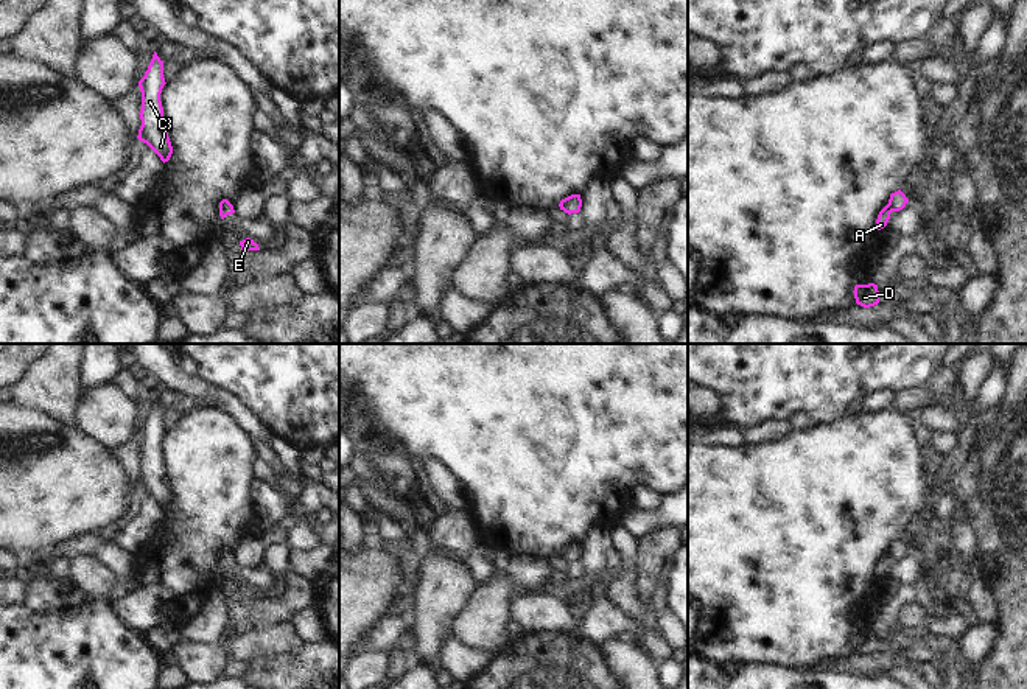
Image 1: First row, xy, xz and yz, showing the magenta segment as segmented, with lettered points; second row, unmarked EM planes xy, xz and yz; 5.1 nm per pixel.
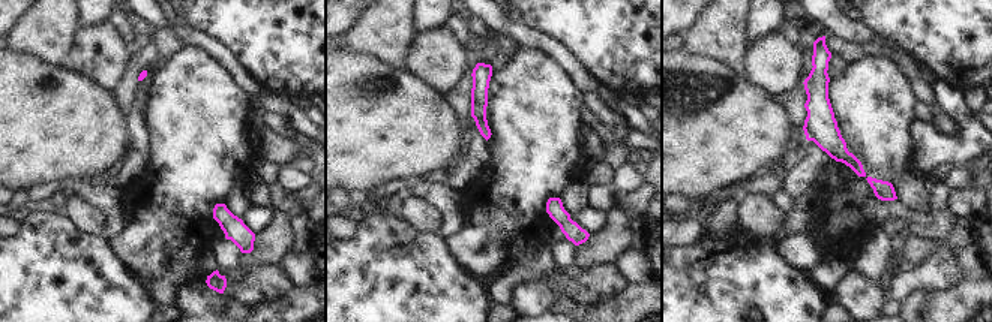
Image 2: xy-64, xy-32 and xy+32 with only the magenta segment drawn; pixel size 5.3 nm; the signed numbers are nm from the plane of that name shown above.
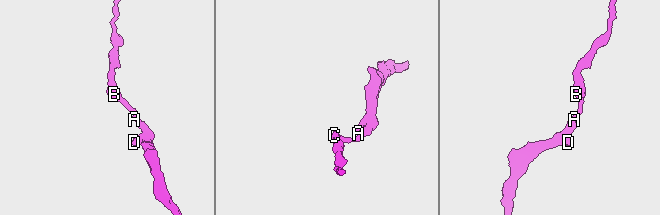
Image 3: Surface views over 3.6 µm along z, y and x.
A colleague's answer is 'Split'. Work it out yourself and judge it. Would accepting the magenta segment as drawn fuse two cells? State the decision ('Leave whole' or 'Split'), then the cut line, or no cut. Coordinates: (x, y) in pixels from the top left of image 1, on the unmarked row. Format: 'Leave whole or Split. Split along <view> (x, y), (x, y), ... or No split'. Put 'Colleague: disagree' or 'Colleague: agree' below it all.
Leave whole. No split.
Colleague: disagree

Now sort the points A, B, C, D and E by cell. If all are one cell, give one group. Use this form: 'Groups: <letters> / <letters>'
Groups: A B C D E.

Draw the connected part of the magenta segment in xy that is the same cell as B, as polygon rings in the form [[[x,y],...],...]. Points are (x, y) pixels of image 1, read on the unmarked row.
[[[154,400],[145,425],[138,429],[142,440],[142,457],[138,462],[142,474],[137,487],[146,491],[163,512],[168,510],[173,502],[160,449],[160,442],[165,432],[163,409]]]

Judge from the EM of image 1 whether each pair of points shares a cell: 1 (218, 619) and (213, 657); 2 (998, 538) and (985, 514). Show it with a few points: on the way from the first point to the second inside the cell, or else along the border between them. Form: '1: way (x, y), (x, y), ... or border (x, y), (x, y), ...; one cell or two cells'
1: border (215, 643), (178, 644); two cells
2: way (998, 532), (998, 526), (991, 520); one cell

